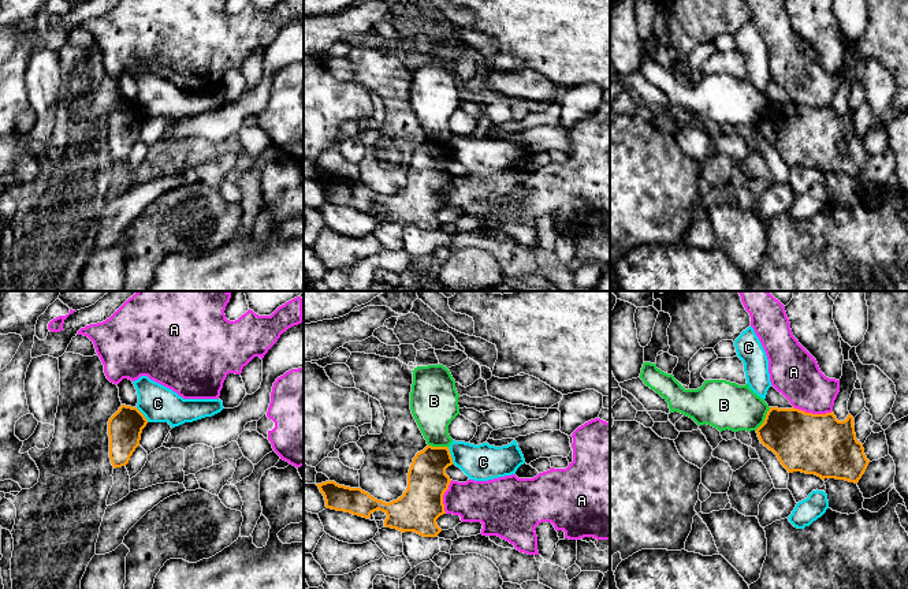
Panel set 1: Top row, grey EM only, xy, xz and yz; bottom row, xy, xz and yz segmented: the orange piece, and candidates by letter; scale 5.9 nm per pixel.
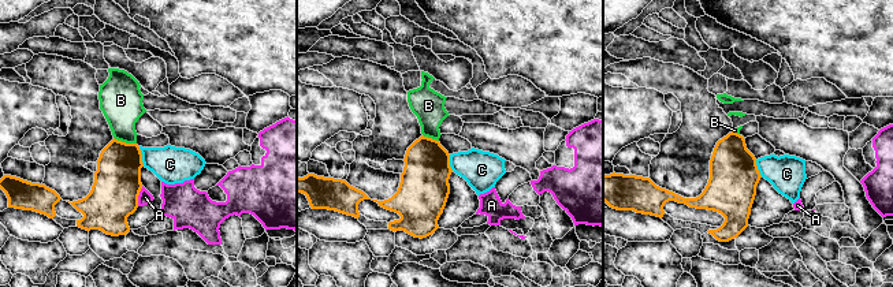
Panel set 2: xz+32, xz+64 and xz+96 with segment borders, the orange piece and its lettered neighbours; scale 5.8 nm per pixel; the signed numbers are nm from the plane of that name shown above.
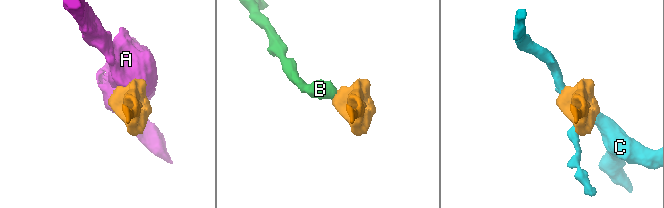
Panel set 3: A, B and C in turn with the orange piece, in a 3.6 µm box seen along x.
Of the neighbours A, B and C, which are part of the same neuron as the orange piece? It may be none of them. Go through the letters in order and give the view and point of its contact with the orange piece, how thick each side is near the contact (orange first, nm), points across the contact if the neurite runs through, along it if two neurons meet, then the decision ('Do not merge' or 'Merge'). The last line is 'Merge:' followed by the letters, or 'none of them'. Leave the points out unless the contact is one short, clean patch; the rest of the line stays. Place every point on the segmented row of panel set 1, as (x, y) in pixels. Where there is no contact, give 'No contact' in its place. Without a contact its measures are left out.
A: Touches orange at yz (811, 413). Thickness 360 nm (orange) against 280 nm. Boundary: yz (793, 406), (812, 413), (832, 412). Do not merge
B: Touches orange at yz (765, 418). Thickness 340 nm (orange) against 280 nm. Boundary: yz (770, 407), (765, 420), (755, 429). Do not merge
C: Touches orange at xz (450, 455). Thickness 240 nm (orange) against 220 nm. Boundary: xz (447, 447), (454, 463). Do not merge
Merge: none of them

